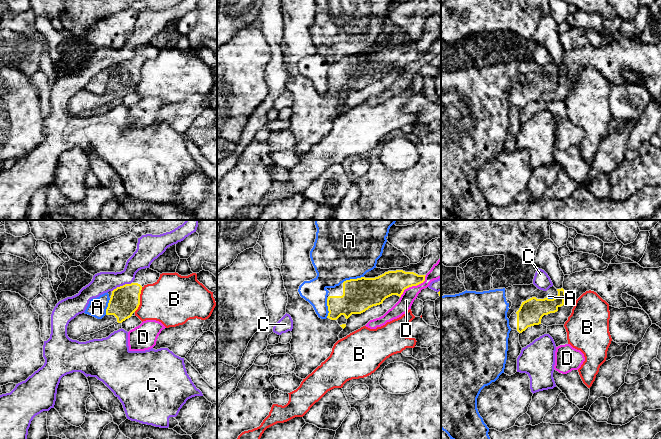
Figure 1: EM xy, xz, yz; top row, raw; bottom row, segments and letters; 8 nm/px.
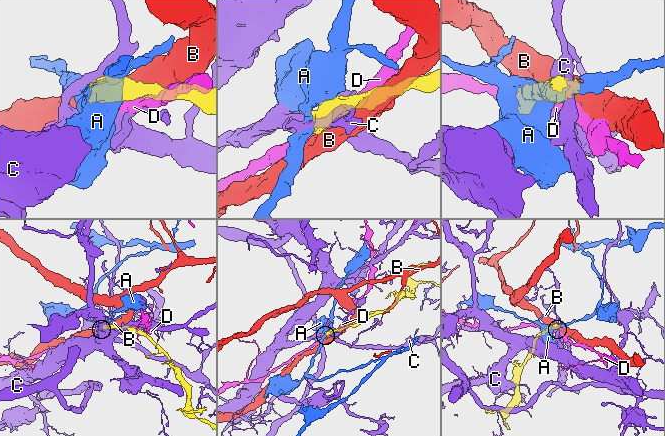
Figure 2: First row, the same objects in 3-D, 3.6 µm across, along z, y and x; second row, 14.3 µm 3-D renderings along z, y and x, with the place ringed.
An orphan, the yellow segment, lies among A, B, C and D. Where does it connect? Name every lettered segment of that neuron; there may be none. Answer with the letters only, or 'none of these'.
none of these

